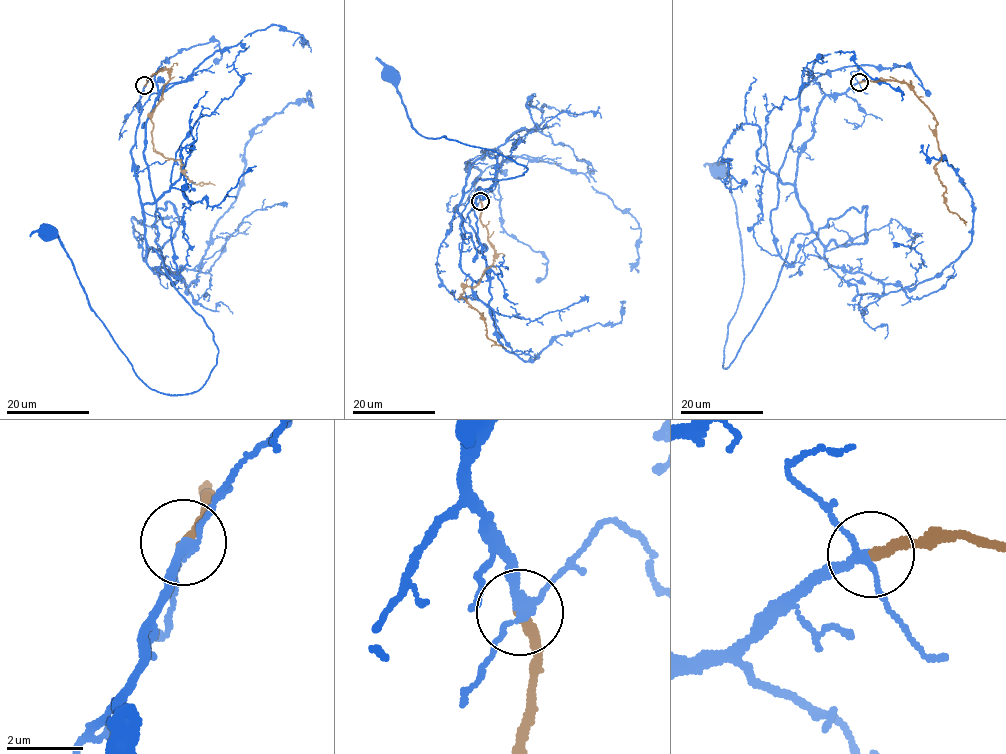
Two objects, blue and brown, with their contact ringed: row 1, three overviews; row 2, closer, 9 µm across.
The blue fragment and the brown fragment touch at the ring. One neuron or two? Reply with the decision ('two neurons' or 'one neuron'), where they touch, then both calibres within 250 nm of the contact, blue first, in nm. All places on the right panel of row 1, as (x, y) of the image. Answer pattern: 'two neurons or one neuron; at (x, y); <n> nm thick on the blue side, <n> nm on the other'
one neuron; at (859, 82); 170 nm thick on the blue side, 240 nm on the other

